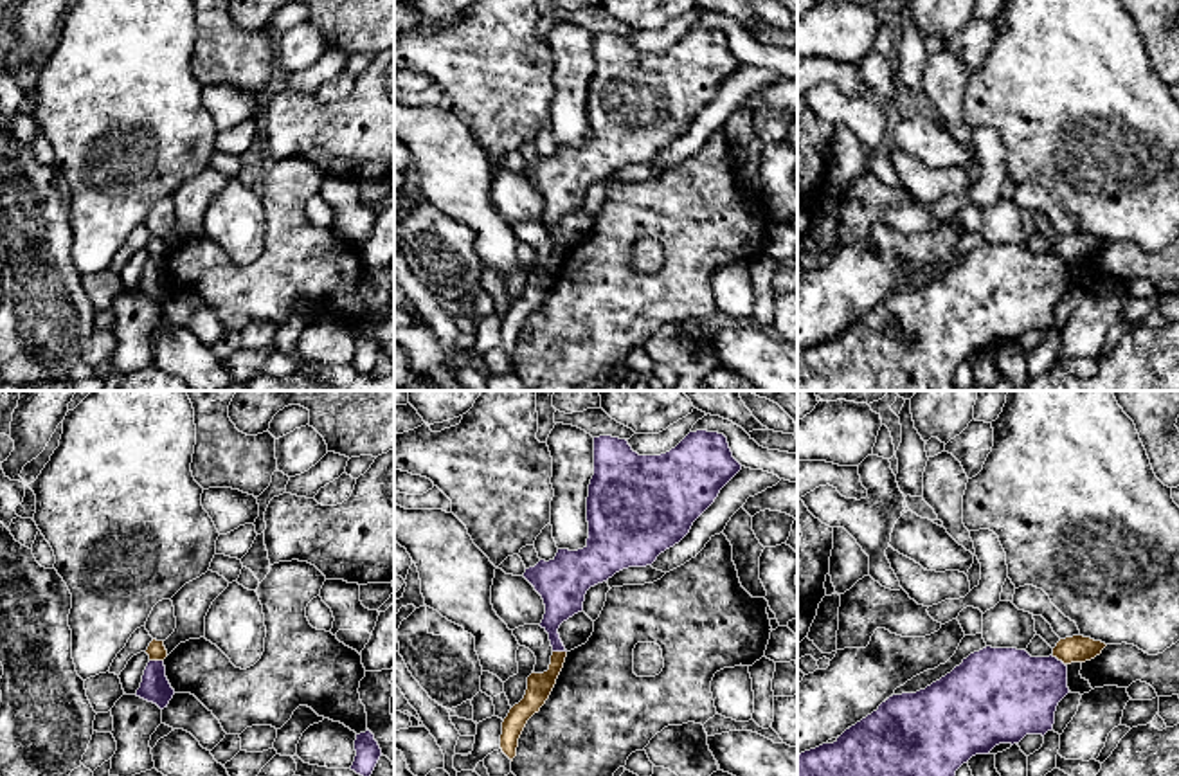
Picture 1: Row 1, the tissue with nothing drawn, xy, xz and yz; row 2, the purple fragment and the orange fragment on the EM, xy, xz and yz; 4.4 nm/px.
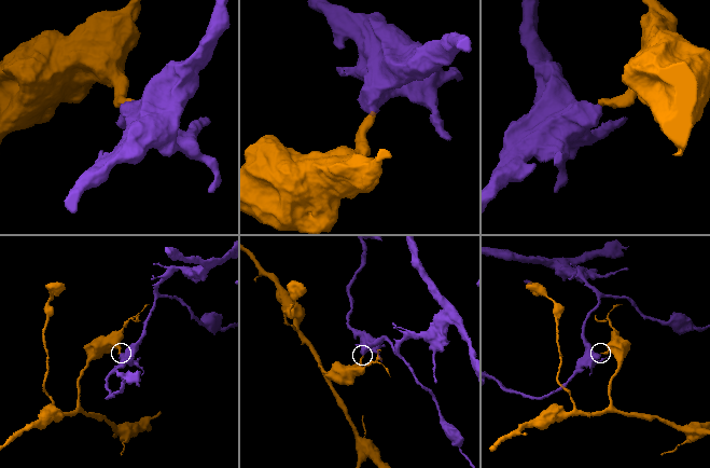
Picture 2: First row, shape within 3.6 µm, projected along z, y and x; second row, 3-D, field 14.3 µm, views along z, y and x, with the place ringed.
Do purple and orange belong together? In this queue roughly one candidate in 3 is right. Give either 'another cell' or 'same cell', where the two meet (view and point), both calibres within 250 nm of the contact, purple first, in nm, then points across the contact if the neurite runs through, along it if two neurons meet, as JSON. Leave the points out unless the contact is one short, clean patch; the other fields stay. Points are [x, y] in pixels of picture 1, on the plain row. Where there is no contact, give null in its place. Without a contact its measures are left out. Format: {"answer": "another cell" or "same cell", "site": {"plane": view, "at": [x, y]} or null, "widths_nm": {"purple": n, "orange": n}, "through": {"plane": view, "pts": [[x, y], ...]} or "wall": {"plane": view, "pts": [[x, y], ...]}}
{"answer": "another cell", "site": {"plane": "xy", "at": [157, 258]}, "widths_nm": {"purple": 130, "orange": 80}, "wall": {"plane": "xy", "pts": [[150, 256], [162, 258]]}}

